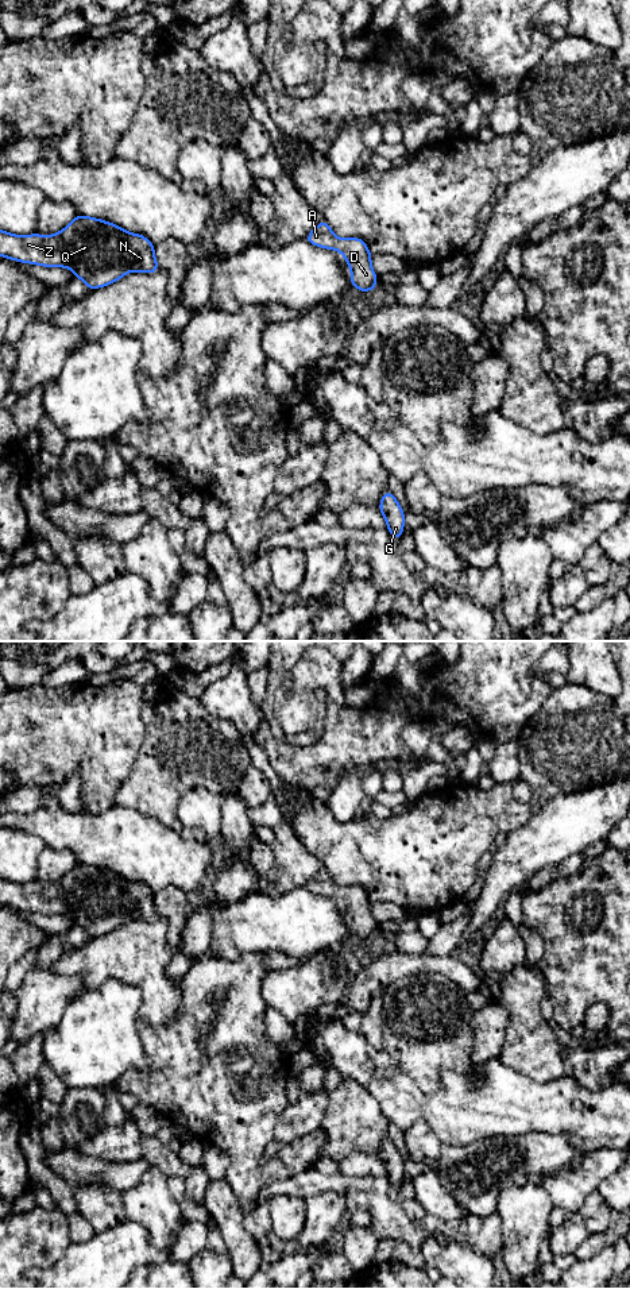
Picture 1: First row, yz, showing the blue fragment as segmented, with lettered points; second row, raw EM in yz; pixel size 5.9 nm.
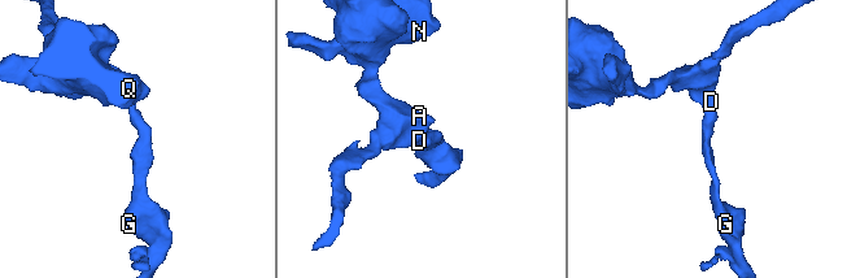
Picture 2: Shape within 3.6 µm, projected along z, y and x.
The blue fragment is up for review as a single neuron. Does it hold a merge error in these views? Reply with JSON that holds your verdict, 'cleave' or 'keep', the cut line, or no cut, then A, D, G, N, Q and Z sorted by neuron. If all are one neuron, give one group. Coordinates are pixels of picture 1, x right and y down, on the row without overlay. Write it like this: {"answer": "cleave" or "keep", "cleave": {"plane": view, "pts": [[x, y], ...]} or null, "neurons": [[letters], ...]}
{"answer": "keep", "cleave": null, "neurons": [["A", "D", "G", "N", "Q", "Z"]]}

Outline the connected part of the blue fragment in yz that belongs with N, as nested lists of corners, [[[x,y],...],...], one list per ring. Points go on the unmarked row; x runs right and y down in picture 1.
[[[77,862],[61,880],[49,884],[36,880],[22,884],[0,877],[0,904],[45,915],[70,916],[89,938],[108,934],[130,919],[159,919],[154,896],[144,883],[130,881],[113,871],[85,862]]]

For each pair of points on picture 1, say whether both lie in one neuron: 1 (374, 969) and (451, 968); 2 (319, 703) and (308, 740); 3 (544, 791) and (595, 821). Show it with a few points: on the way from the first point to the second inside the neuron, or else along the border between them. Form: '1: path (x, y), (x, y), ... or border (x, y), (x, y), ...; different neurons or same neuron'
1: path (393, 965), (432, 965); same neuron
2: path (319, 713), (314, 730); same neuron
3: border (584, 788), (576, 792), (556, 794), (530, 818); different neurons

